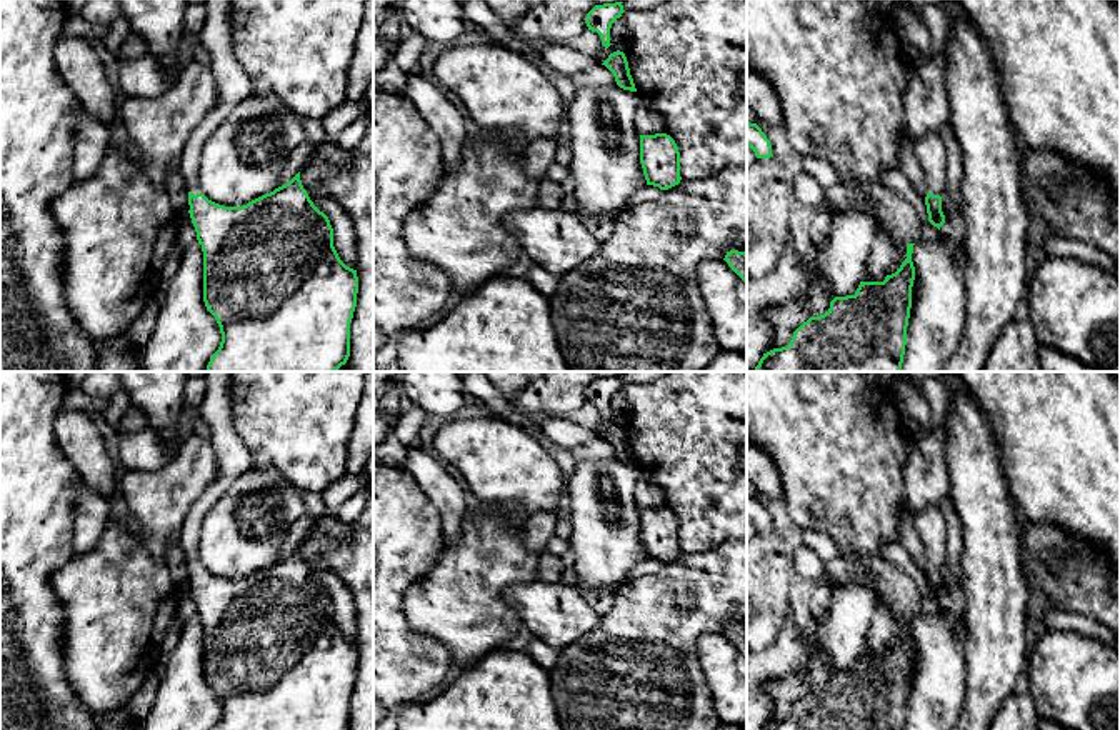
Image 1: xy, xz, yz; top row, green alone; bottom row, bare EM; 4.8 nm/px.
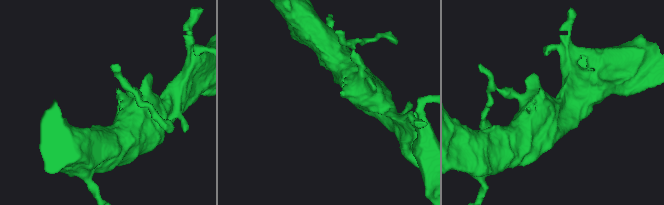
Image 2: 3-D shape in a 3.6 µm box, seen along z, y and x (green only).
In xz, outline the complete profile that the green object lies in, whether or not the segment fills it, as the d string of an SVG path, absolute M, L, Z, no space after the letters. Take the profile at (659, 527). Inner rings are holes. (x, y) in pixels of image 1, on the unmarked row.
M667 507L640 508L640 535L647 558L668 563L680 557L680 525Z

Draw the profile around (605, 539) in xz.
M575 460L567 475L570 498L573 568L585 588L618 588L628 582L630 570L647 558L640 535L640 507L633 500L638 465L620 460Z

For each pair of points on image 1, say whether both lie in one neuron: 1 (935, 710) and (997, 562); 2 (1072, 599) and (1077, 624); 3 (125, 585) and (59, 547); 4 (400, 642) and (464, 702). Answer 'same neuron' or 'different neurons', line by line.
1: different neurons
2: different neurons
3: different neurons
4: different neurons

